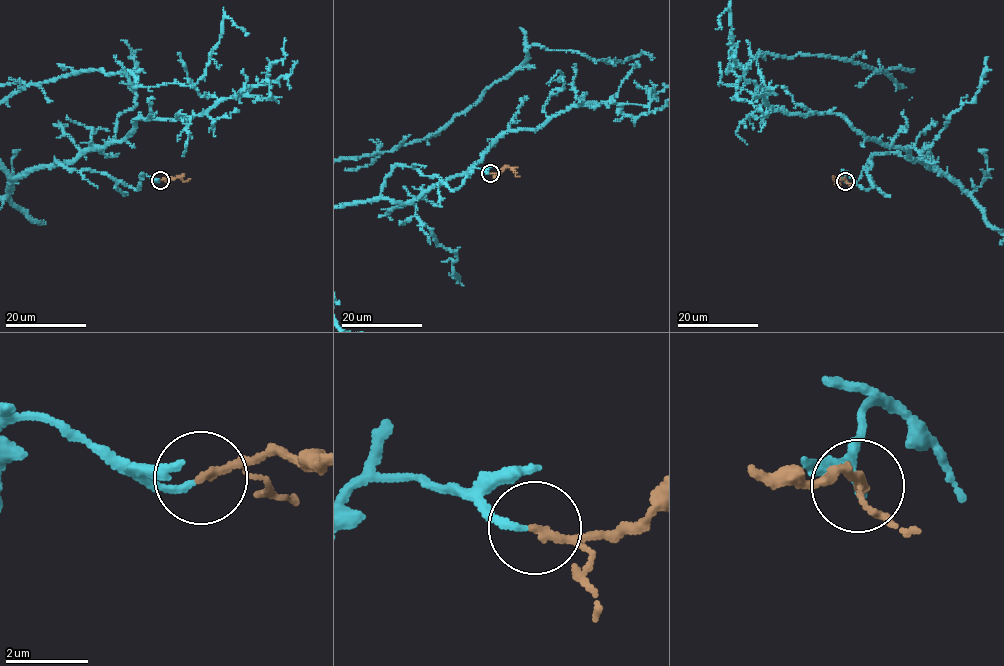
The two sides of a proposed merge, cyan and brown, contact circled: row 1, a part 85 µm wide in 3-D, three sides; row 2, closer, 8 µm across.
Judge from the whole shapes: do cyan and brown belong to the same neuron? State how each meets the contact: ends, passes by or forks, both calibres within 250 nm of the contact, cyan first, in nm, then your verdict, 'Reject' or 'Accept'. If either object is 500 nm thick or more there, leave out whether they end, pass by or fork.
At the ring cyan ends. At the ring brown passes by. Thickness 160 nm (cyan) against 130 nm. Accept

